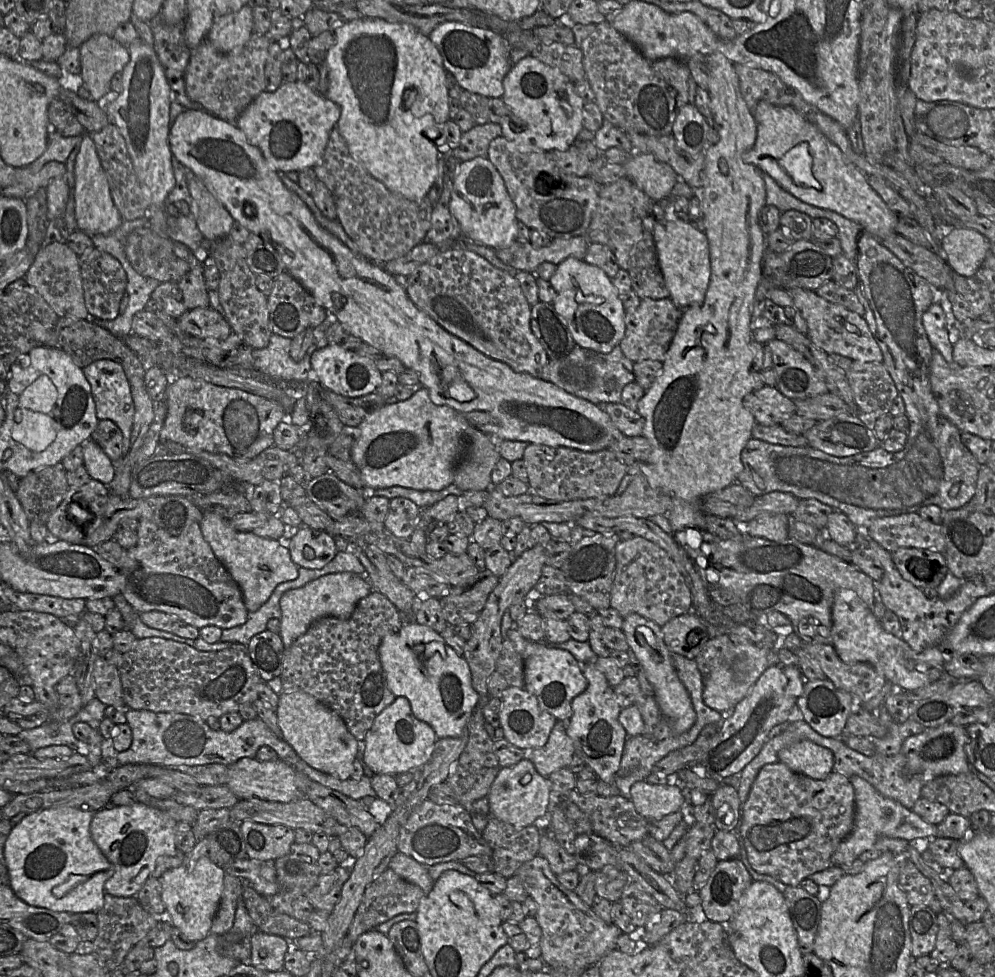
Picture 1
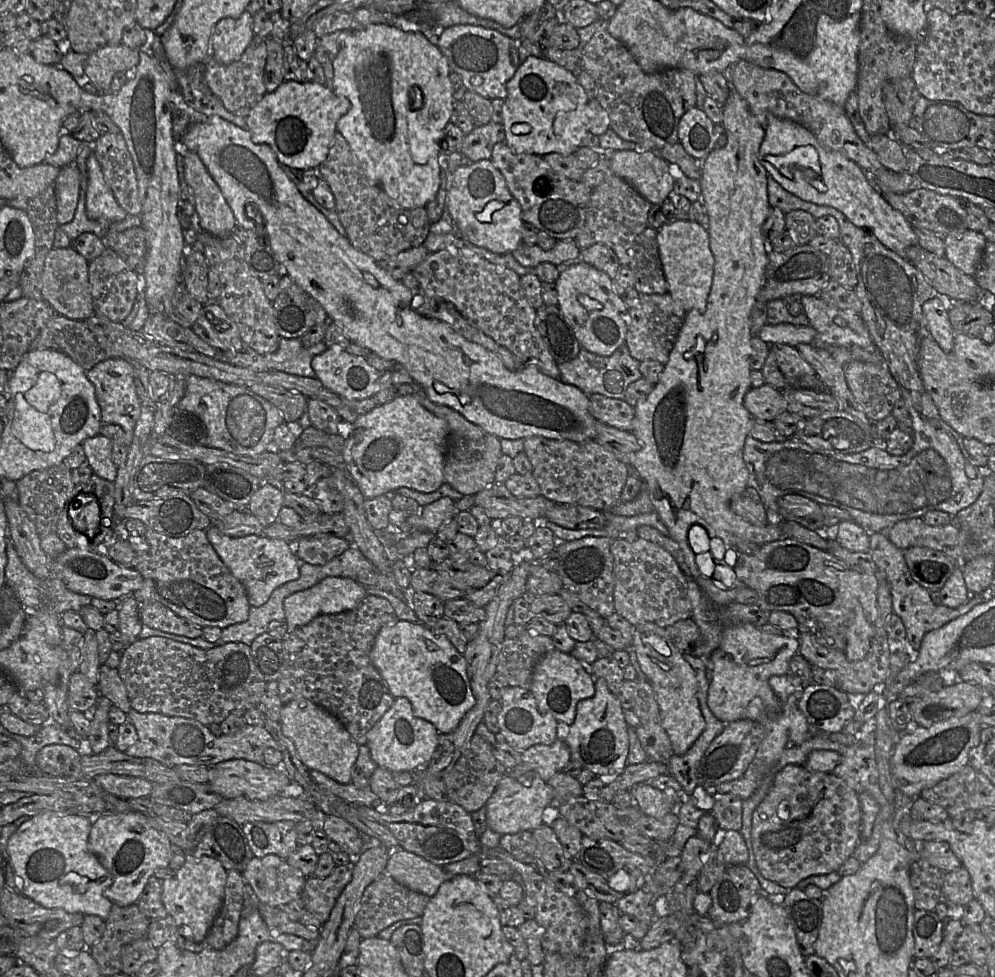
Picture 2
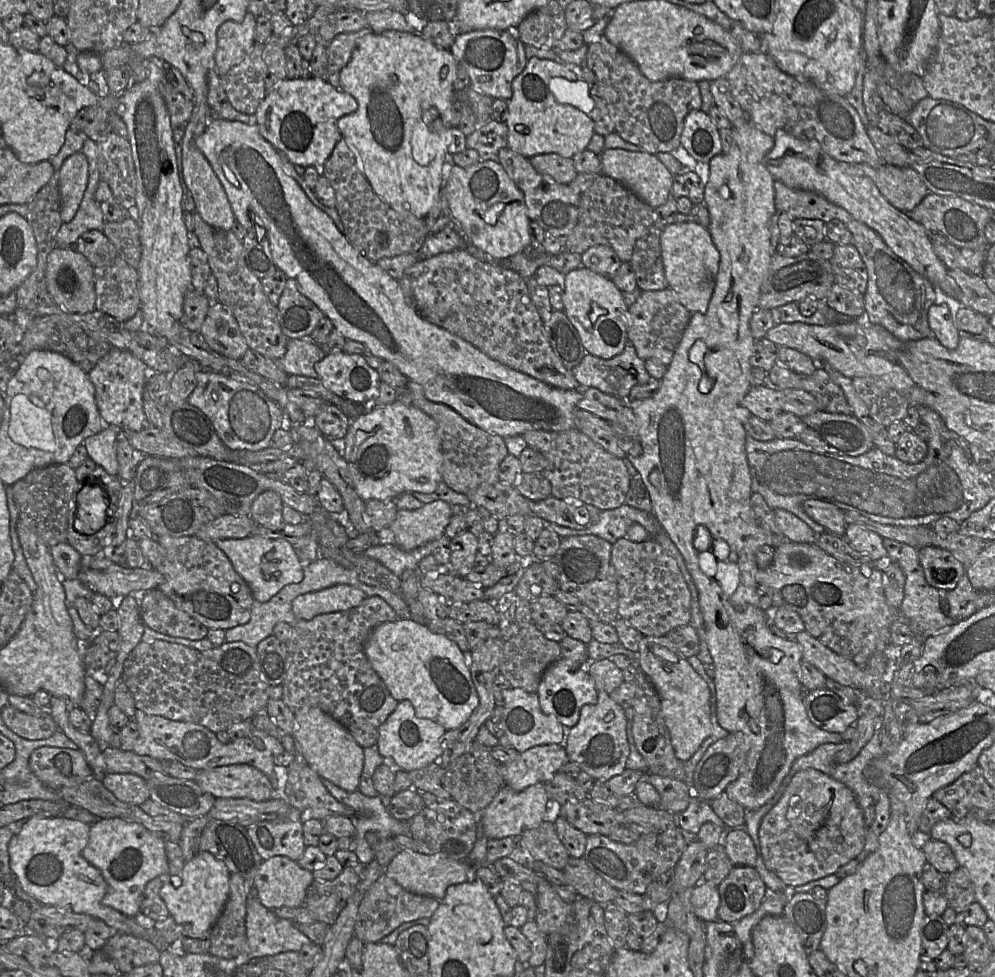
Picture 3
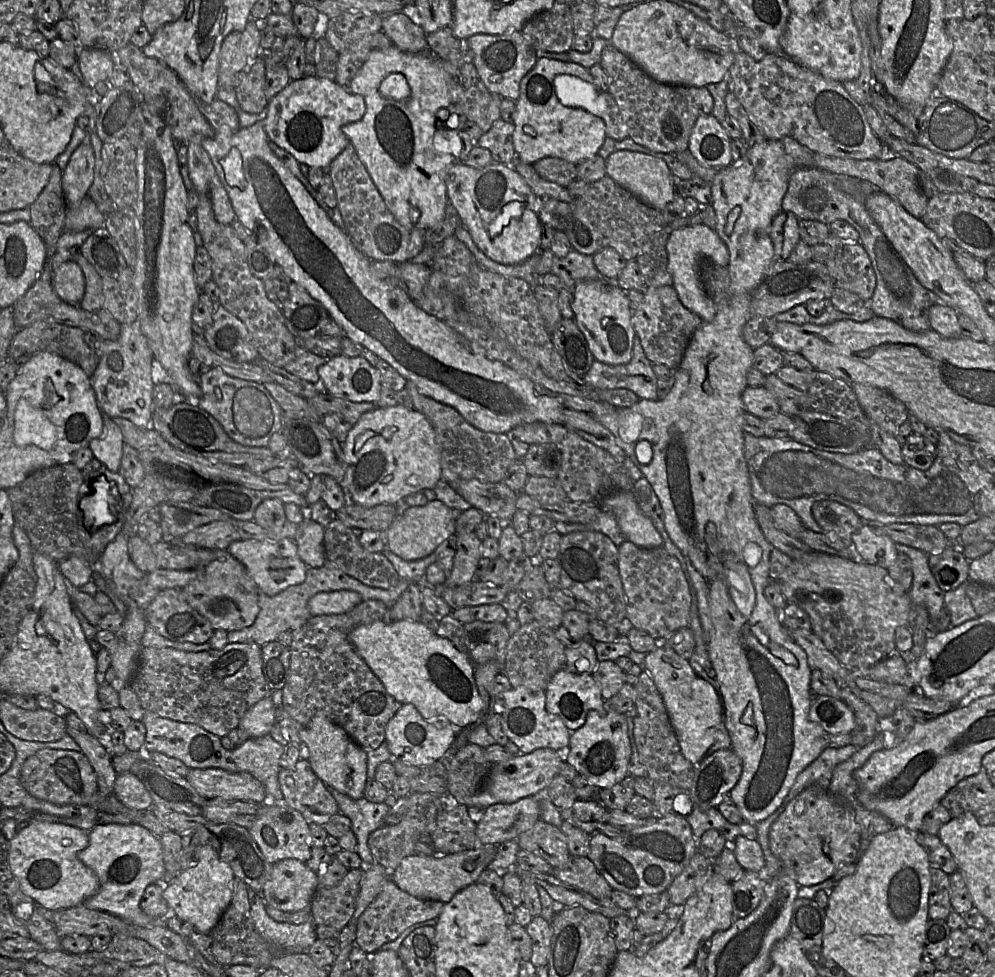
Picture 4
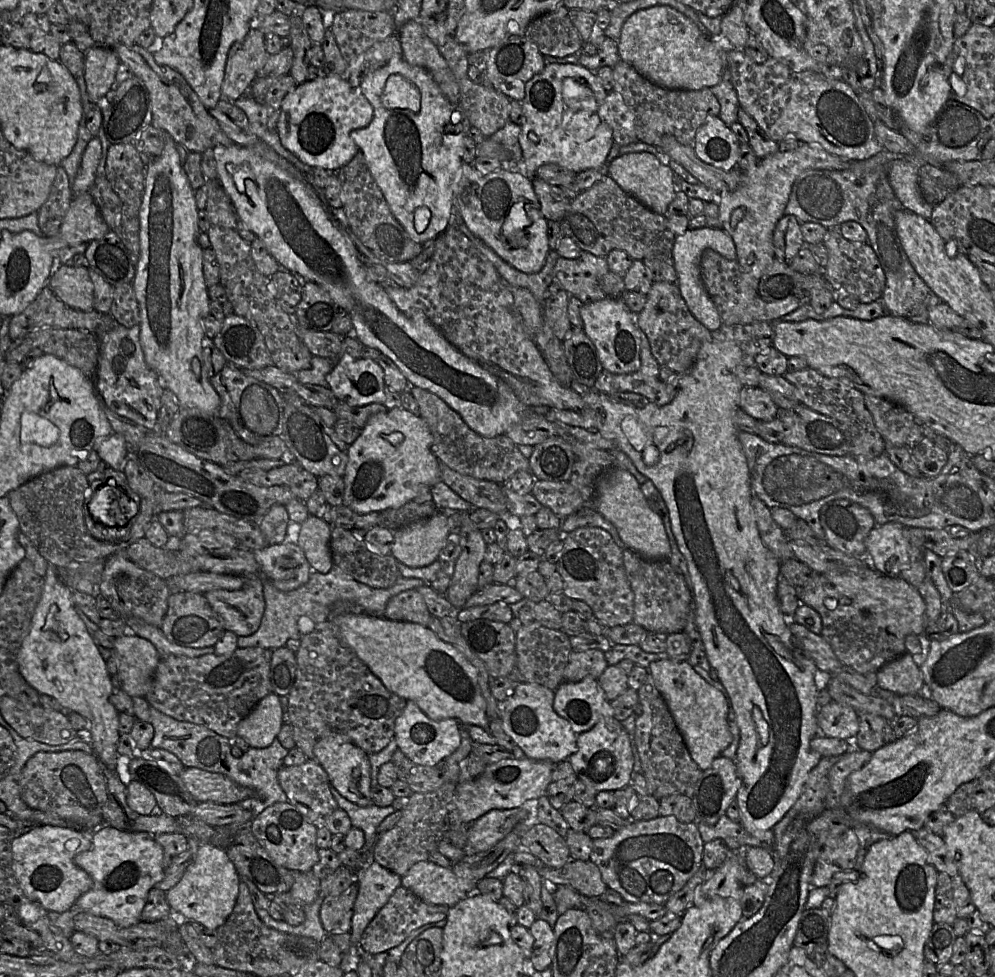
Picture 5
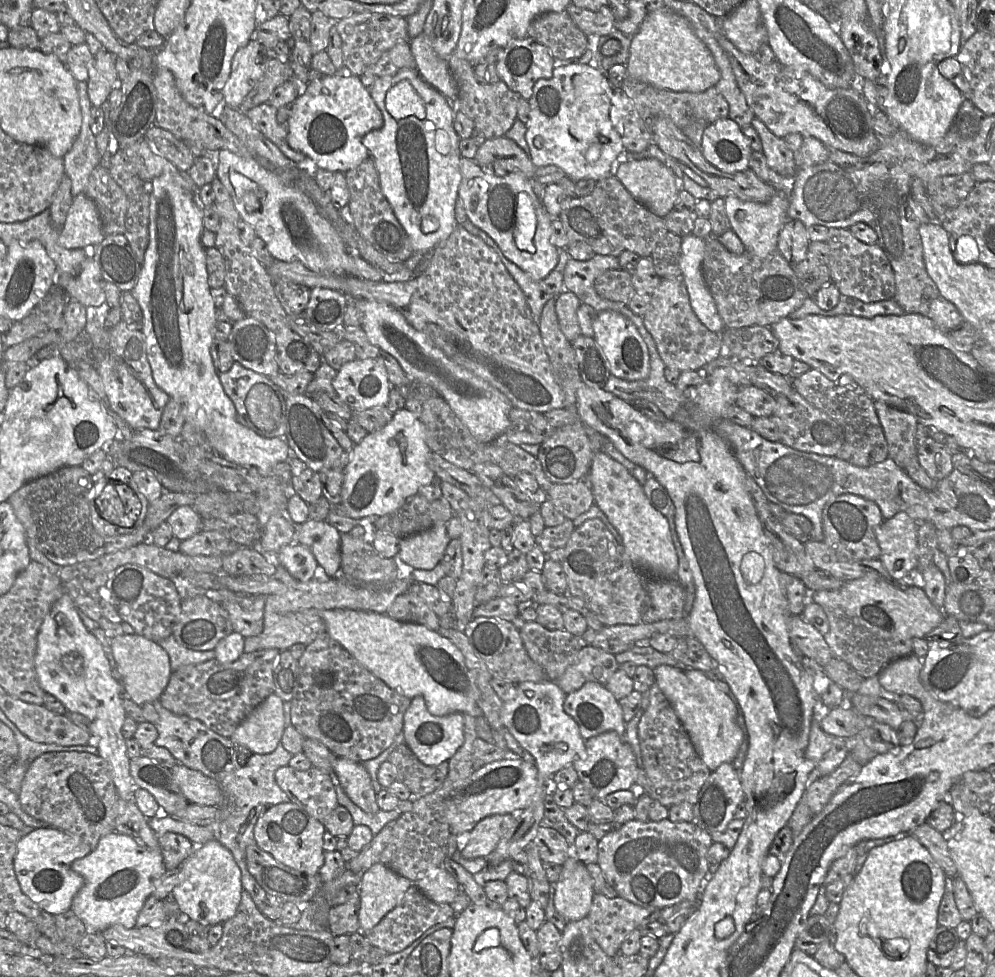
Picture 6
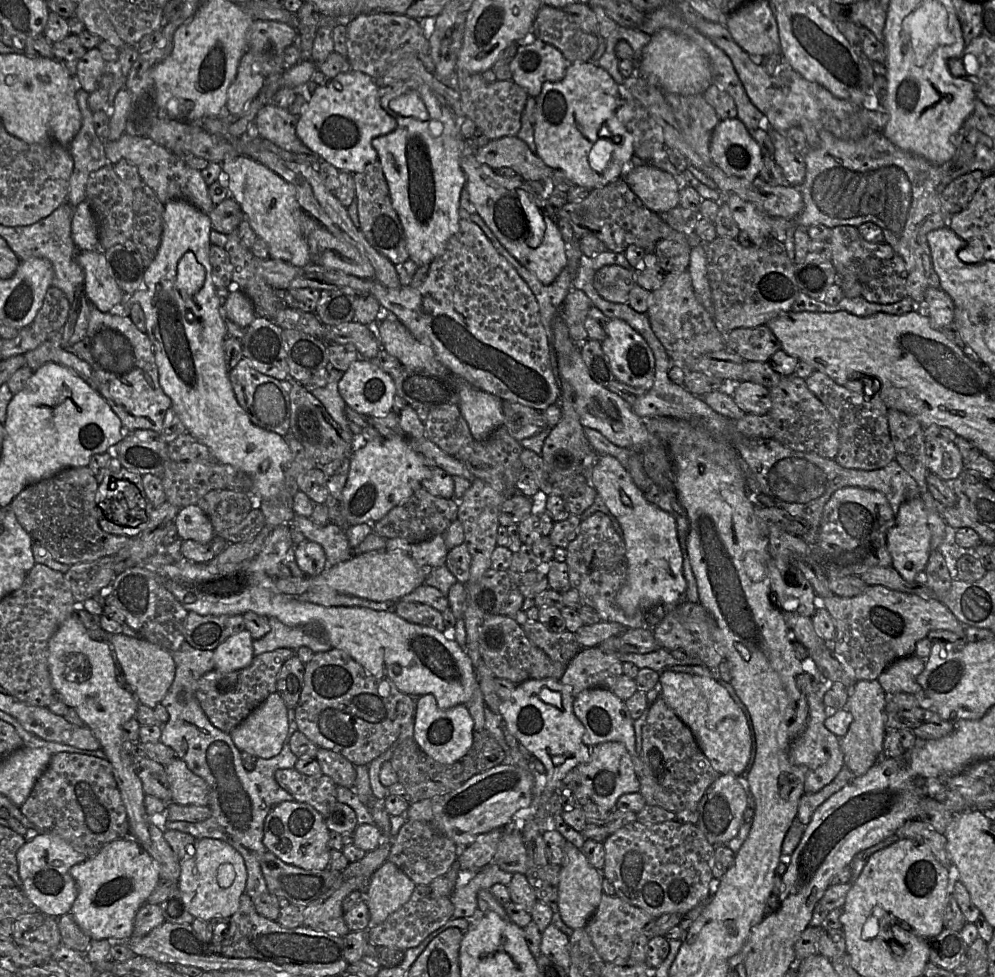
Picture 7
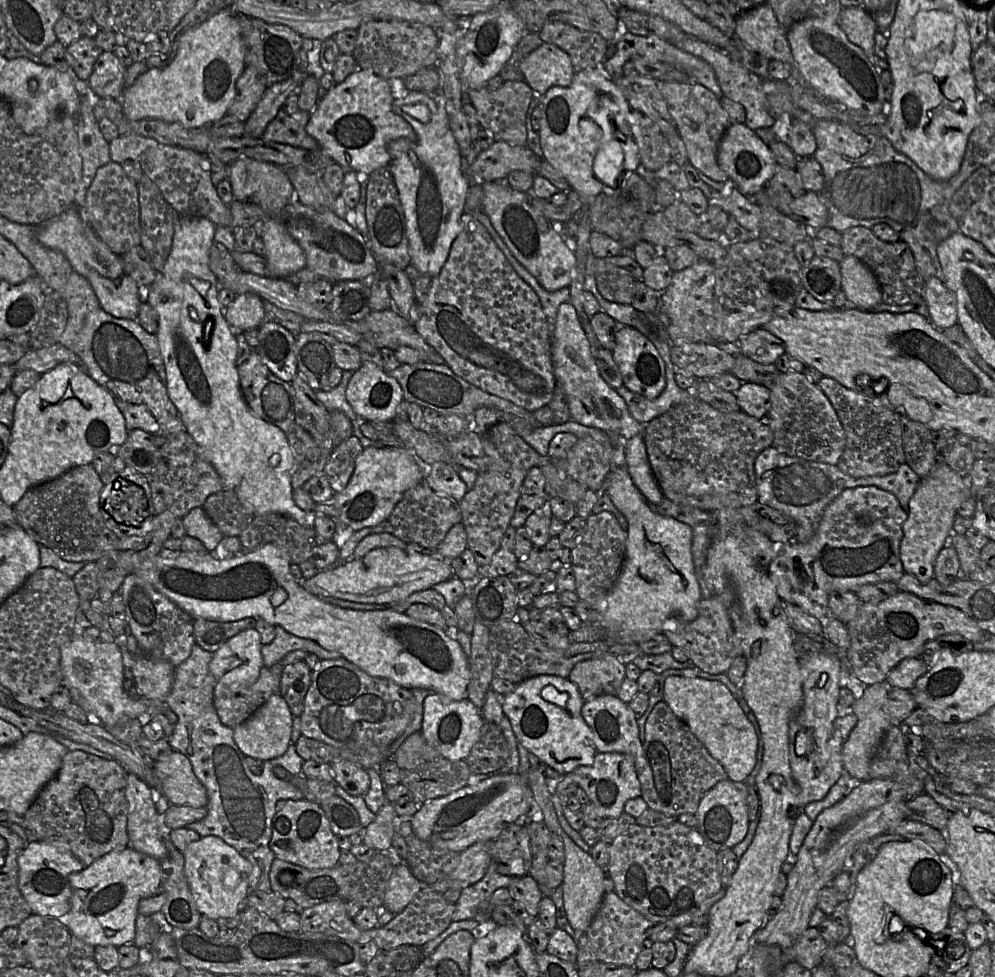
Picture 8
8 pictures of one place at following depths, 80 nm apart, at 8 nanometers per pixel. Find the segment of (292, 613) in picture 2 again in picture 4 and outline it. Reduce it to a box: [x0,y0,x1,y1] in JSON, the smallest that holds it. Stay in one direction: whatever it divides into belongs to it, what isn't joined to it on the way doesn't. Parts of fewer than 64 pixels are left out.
[308,590,362,616]

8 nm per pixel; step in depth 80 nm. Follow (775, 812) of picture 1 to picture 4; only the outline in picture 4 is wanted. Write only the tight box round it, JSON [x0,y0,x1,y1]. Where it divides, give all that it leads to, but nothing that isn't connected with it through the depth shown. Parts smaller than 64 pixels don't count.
[769,786,860,887]

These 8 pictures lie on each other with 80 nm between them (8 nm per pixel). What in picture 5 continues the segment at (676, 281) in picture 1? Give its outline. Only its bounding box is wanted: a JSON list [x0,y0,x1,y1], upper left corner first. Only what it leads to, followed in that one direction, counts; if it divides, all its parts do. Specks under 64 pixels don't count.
[673,226,737,332]

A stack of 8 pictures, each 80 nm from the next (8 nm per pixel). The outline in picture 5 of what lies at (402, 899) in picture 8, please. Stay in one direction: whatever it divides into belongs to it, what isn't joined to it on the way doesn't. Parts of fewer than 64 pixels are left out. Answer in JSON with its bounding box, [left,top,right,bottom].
[350,861,401,945]

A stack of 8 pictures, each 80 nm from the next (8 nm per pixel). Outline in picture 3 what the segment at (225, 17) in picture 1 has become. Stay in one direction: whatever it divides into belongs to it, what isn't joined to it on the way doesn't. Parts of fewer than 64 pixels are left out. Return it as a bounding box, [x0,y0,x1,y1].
[214,12,256,76]

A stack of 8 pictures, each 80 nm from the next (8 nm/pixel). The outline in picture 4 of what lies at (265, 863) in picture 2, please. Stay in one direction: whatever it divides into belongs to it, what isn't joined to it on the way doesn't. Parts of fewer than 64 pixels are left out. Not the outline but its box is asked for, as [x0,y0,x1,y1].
[262,859,318,913]

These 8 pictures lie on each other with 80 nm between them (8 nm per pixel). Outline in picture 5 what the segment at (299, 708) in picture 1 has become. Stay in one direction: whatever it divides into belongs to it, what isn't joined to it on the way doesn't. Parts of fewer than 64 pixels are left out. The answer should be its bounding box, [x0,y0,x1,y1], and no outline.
[314,738,373,806]

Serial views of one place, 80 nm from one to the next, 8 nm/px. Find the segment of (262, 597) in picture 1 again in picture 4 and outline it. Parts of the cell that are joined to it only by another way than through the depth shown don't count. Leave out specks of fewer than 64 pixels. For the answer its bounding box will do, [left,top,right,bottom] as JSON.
[226,539,308,596]

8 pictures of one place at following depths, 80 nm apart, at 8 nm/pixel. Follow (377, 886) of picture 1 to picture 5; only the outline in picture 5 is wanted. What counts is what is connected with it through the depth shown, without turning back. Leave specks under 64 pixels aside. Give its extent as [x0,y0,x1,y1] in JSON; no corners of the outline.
[359,886,449,954]

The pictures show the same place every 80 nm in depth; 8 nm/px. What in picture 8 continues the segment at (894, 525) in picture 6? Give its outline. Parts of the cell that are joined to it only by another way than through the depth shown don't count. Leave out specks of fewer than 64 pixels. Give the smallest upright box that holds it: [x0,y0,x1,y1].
[900,461,974,585]

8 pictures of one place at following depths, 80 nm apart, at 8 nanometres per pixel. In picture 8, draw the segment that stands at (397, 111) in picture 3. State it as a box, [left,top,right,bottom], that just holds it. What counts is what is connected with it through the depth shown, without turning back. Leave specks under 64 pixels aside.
[388,90,469,276]

